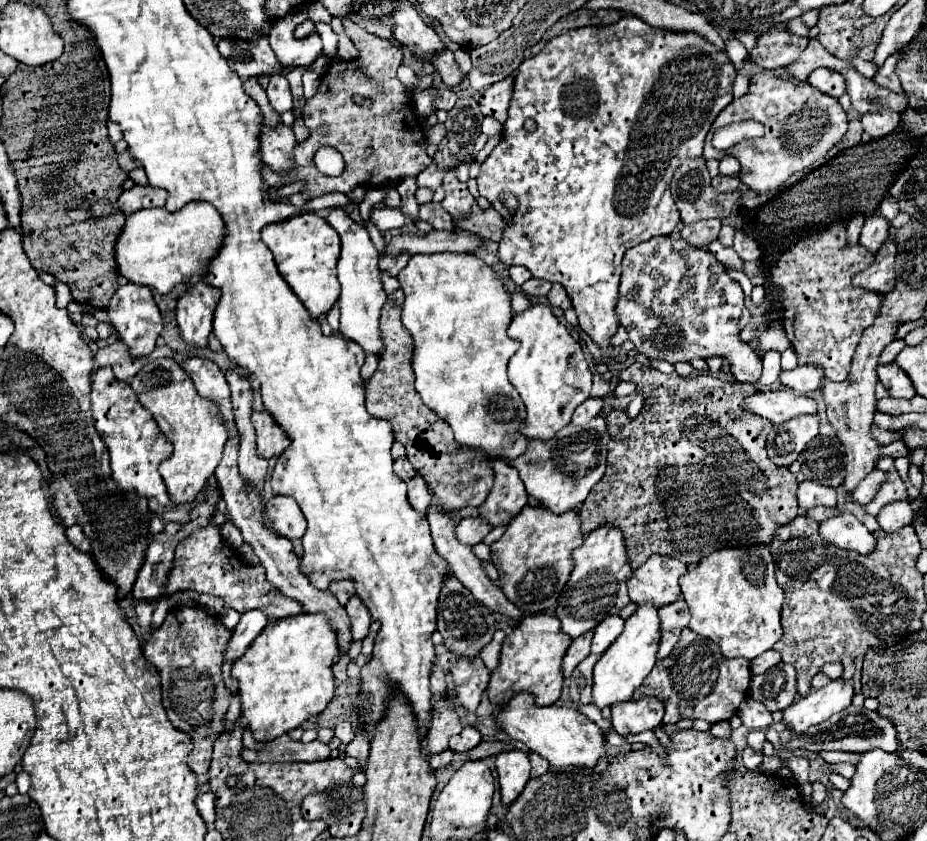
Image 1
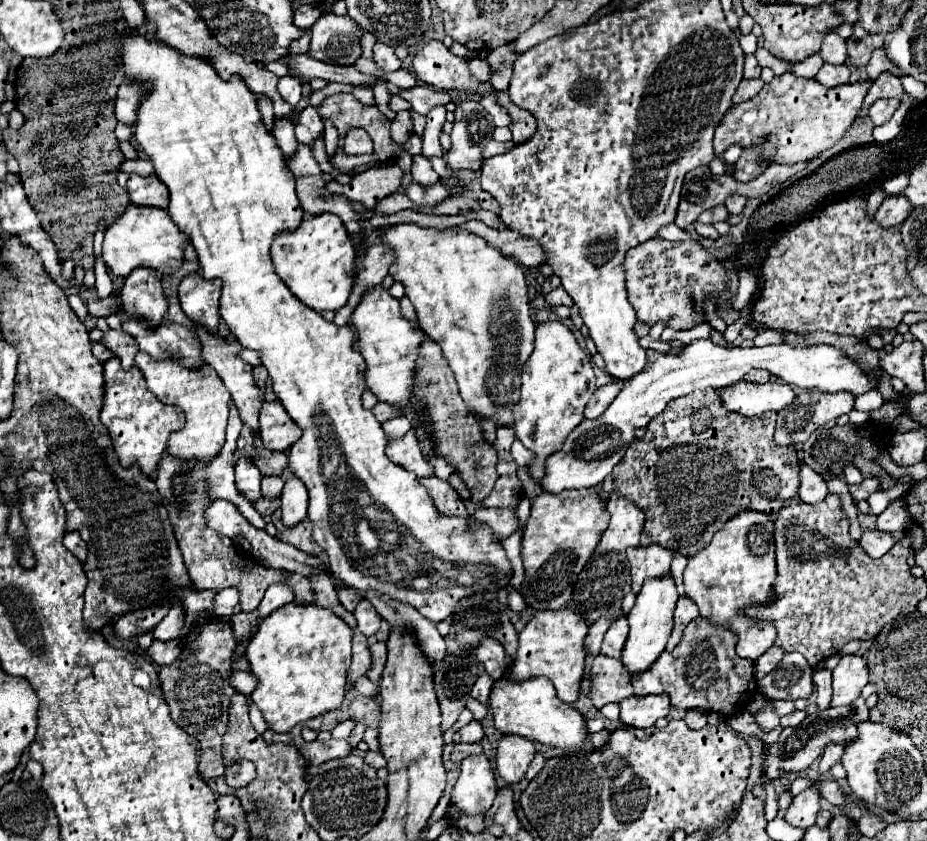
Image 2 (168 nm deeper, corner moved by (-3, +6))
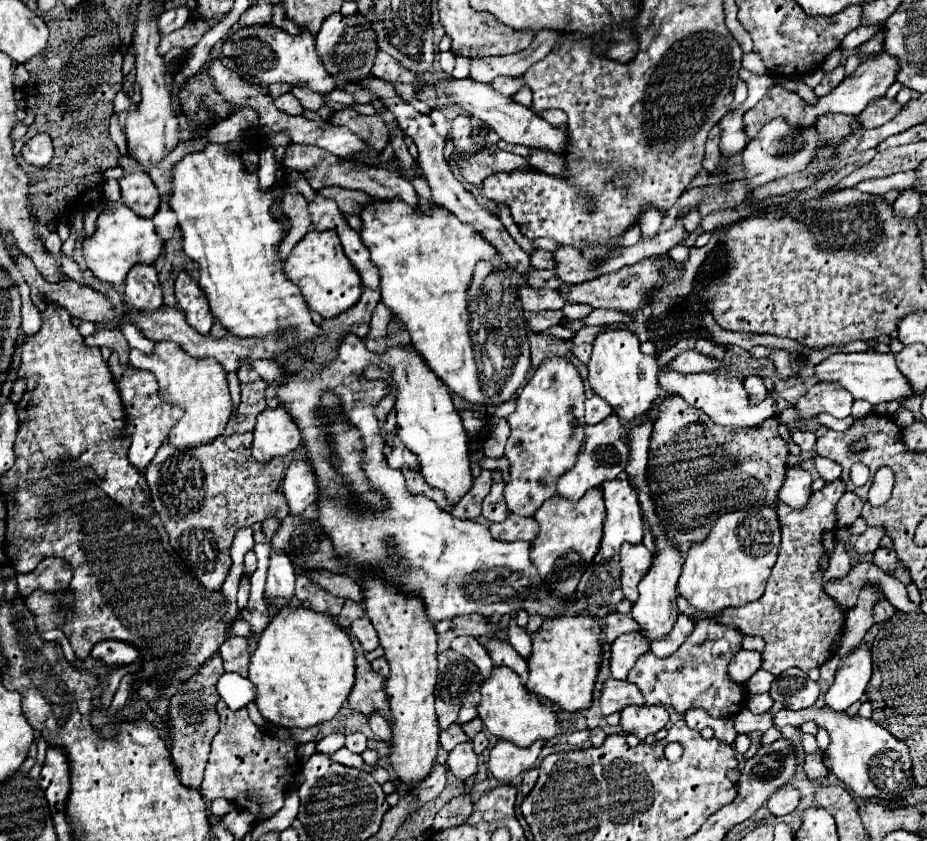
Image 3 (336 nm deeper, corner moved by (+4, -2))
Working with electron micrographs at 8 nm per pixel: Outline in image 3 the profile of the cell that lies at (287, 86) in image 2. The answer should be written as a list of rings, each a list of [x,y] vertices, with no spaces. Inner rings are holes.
[[[288,92],[288,94],[282,94],[280,98],[276,98],[276,100],[274,100],[274,106],[276,106],[280,112],[288,114],[288,116],[300,116],[300,114],[304,112],[302,104],[300,104],[290,92]]]

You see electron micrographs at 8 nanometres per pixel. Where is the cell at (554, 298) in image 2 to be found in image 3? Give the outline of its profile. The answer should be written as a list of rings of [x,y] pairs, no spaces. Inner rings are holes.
[[[544,310],[544,312],[530,312],[526,322],[532,332],[542,332],[554,324],[558,324],[562,318],[562,310]]]

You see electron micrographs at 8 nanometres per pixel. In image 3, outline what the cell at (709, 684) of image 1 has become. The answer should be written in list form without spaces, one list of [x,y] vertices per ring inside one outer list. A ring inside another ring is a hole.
[[[700,620],[692,636],[668,658],[656,658],[652,652],[636,662],[628,680],[636,684],[648,706],[672,706],[678,712],[702,708],[712,718],[732,718],[744,704],[744,688],[728,680],[728,662],[742,648],[744,634],[736,626],[722,626],[712,620]]]

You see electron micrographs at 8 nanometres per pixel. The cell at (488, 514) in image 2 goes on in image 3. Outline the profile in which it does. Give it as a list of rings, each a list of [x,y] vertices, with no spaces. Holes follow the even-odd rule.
[[[508,516],[504,522],[490,524],[490,534],[496,540],[504,542],[516,542],[516,540],[528,540],[532,542],[538,536],[538,522],[534,518],[520,518],[520,516]]]

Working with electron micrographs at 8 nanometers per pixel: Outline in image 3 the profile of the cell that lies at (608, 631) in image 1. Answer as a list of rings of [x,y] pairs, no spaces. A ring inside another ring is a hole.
[[[628,632],[622,634],[612,642],[612,658],[610,658],[610,670],[612,678],[626,680],[628,672],[634,668],[636,660],[644,656],[650,650],[648,640],[640,632]]]

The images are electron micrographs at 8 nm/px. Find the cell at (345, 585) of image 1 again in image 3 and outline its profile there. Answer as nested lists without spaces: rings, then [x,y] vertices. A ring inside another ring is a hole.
[[[346,600],[344,608],[342,608],[340,616],[338,616],[338,624],[340,624],[342,628],[348,628],[354,620],[358,620],[358,618],[362,618],[362,616],[364,616],[364,608],[362,608],[360,604],[356,604],[354,600]]]

